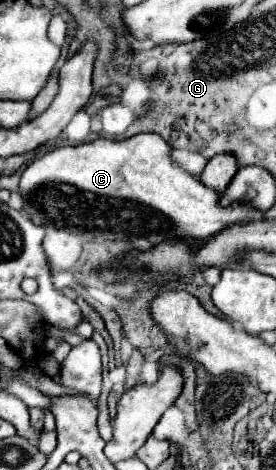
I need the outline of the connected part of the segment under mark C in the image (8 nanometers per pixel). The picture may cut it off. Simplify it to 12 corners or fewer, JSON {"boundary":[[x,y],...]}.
{"boundary":[[158,134],[56,148],[20,180],[44,226],[192,252],[250,222]]}

